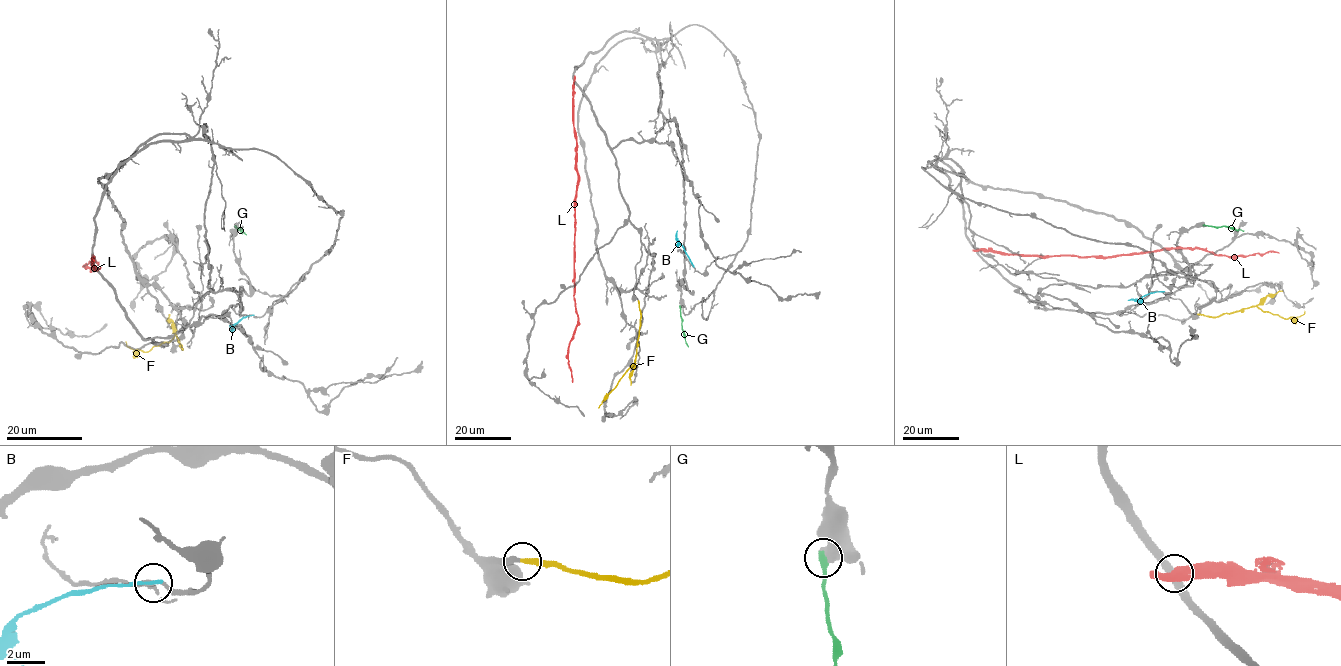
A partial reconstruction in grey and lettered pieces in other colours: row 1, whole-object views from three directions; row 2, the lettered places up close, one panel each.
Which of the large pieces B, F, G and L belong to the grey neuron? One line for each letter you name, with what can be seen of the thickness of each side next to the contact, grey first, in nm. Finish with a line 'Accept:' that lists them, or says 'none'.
F: Thickness 240 nm (grey) against 240 nm
Accept: F

